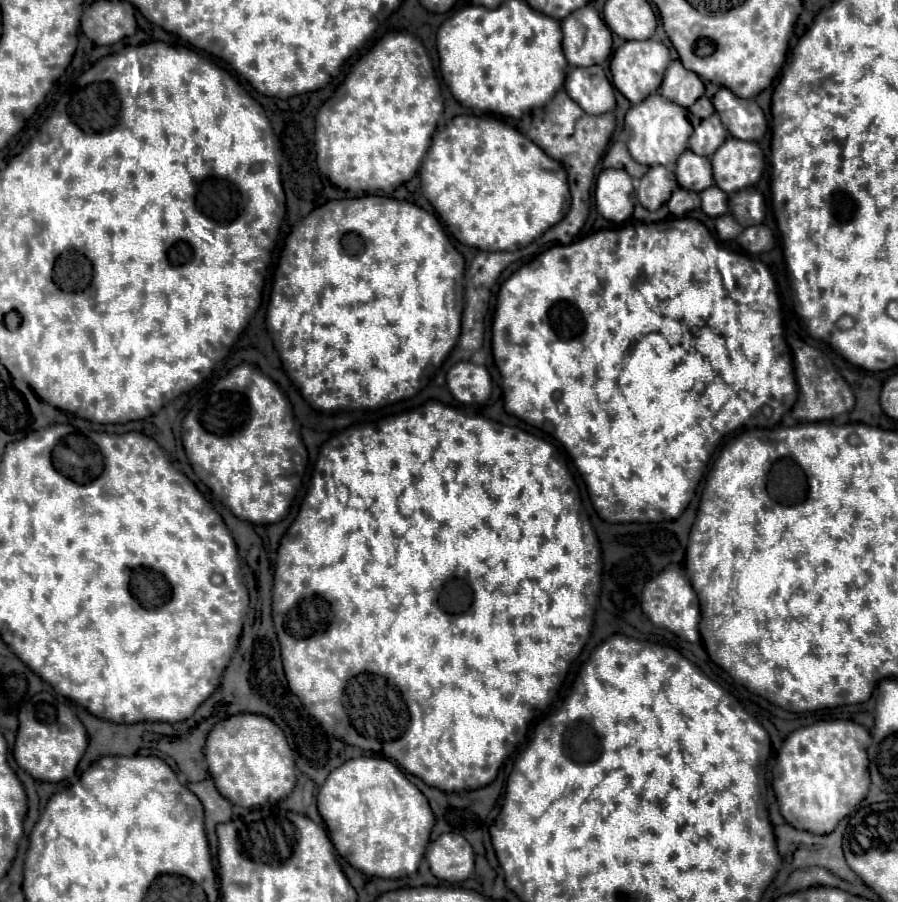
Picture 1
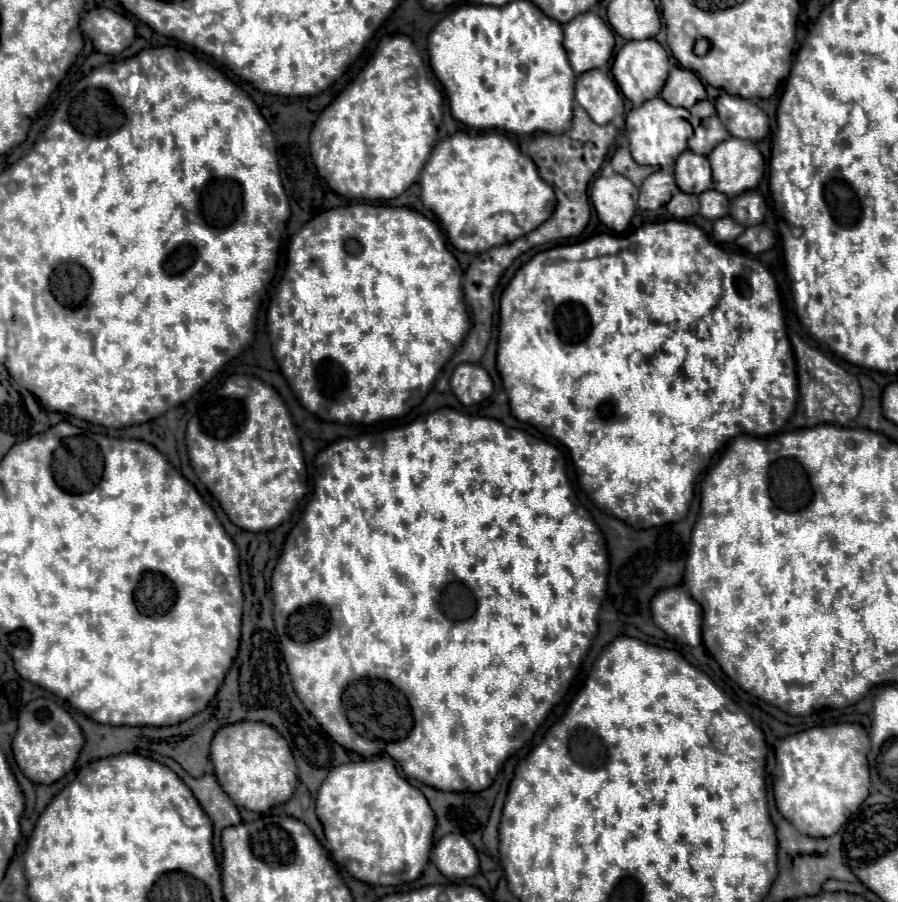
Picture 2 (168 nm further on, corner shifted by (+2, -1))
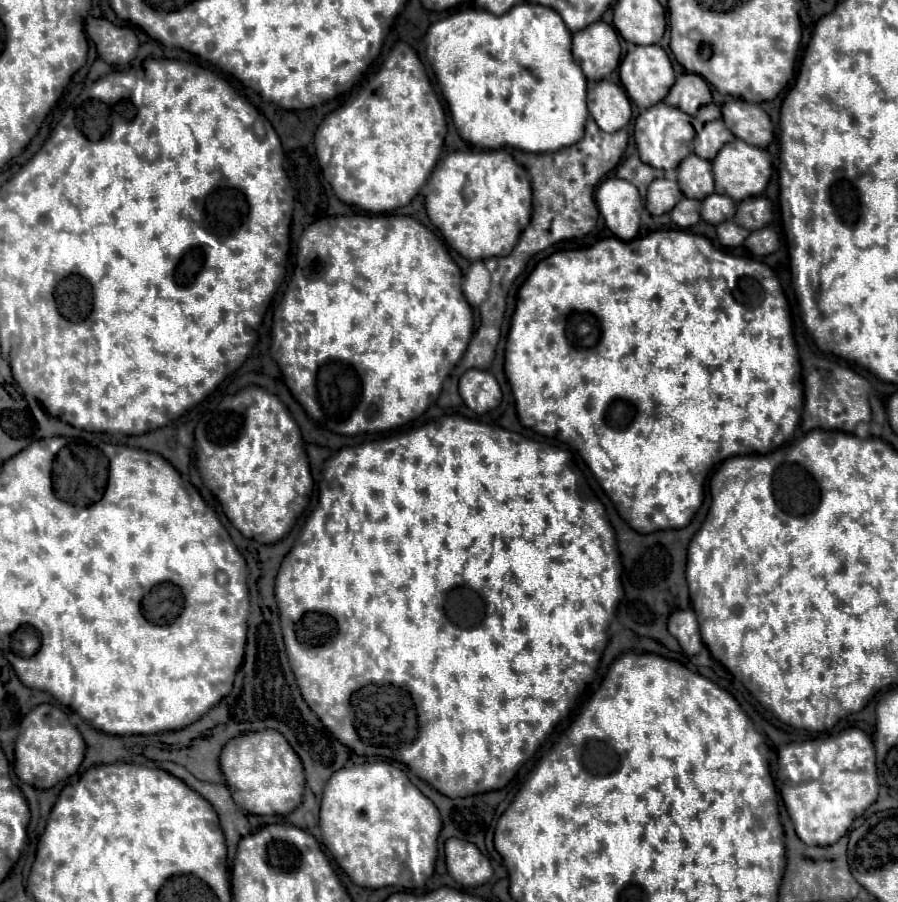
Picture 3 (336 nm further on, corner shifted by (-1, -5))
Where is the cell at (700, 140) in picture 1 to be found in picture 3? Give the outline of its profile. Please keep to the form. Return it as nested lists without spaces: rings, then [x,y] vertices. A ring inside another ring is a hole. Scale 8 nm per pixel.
[[[721,119],[717,121],[709,121],[703,125],[703,129],[697,133],[693,145],[695,145],[695,153],[707,161],[711,161],[717,151],[725,145],[731,143],[735,139],[735,135],[725,127],[725,123]]]

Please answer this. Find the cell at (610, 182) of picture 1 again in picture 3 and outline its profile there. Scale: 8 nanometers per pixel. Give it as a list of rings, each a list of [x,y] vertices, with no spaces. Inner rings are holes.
[[[605,179],[595,193],[597,207],[609,231],[621,241],[635,239],[639,231],[641,197],[635,185],[623,179]]]

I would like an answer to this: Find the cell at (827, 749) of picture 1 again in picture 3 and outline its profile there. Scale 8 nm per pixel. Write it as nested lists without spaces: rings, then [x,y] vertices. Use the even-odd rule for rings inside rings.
[[[851,727],[843,731],[837,737],[825,737],[825,739],[809,739],[801,743],[789,743],[781,747],[779,751],[779,771],[777,771],[779,791],[783,797],[783,803],[787,807],[787,813],[795,825],[797,837],[805,845],[833,845],[837,843],[855,817],[863,815],[863,811],[877,799],[879,785],[875,789],[877,771],[875,771],[875,749],[869,735],[857,727]]]

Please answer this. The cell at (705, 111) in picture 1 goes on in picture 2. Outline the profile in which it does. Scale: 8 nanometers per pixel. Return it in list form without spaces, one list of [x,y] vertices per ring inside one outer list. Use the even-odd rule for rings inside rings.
[[[698,101],[698,103],[690,109],[690,113],[692,113],[694,117],[704,119],[704,117],[712,117],[712,115],[716,115],[716,109],[714,109],[714,105],[712,105],[710,101]]]

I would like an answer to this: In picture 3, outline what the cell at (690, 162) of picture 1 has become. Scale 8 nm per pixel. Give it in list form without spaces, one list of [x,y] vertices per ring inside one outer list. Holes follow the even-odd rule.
[[[695,153],[681,161],[677,170],[679,189],[685,197],[705,199],[713,193],[713,169],[709,161],[703,161]]]

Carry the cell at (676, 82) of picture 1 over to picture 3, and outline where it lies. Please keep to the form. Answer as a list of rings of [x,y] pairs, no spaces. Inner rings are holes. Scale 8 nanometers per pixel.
[[[683,73],[677,77],[675,85],[665,97],[665,103],[685,111],[687,115],[695,115],[699,107],[711,103],[711,91],[709,85],[703,81],[703,77],[693,73]]]

